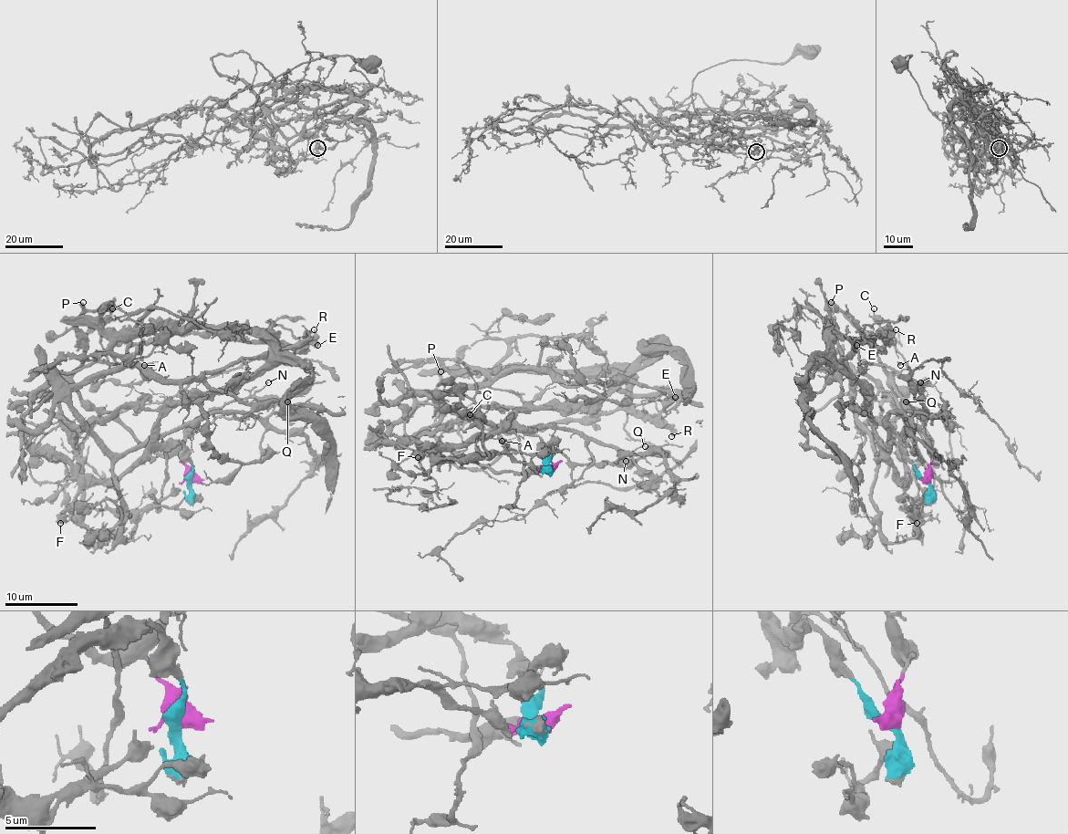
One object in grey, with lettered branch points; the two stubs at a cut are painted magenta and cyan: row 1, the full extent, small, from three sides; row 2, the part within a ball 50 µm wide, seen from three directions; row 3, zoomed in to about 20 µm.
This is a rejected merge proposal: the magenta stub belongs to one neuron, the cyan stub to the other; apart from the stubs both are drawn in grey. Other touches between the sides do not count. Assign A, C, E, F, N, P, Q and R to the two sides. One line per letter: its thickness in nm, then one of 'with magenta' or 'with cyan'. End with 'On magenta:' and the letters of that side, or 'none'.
A: calibre 80 nm; with magenta
C: calibre 140 nm; with magenta
E: calibre 550 nm; with cyan
F: calibre 750 nm; with cyan
N: calibre 120 nm; with magenta
P: calibre 320 nm; with magenta
Q: calibre 150 nm; with magenta
R: calibre 150 nm; with cyan
On magenta: A, C, N, P, Q

